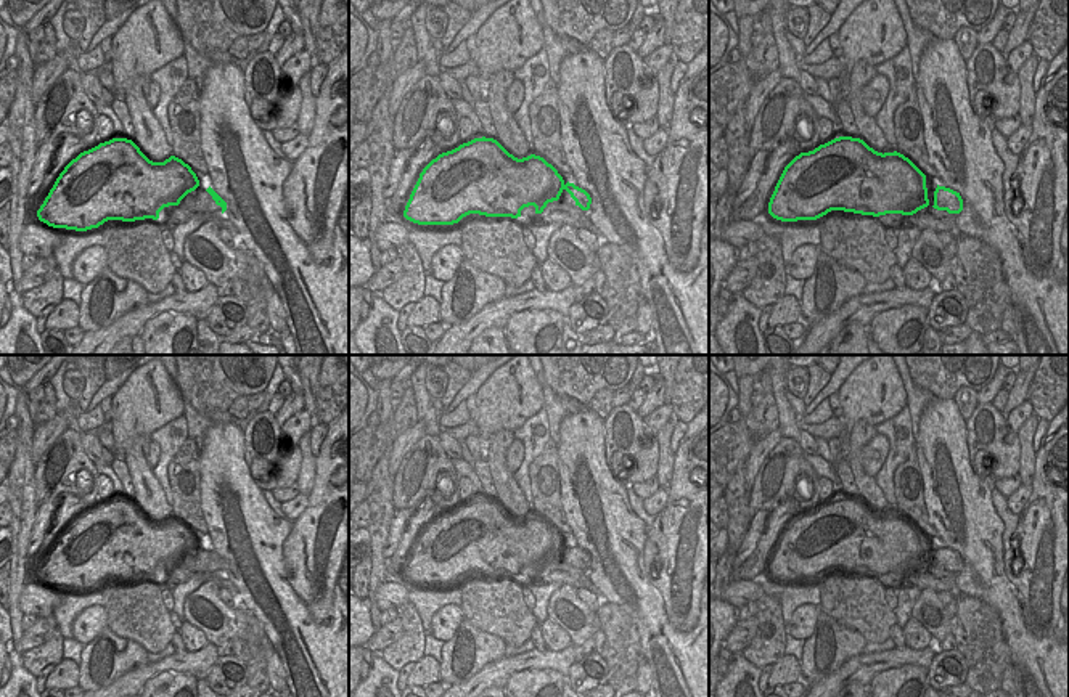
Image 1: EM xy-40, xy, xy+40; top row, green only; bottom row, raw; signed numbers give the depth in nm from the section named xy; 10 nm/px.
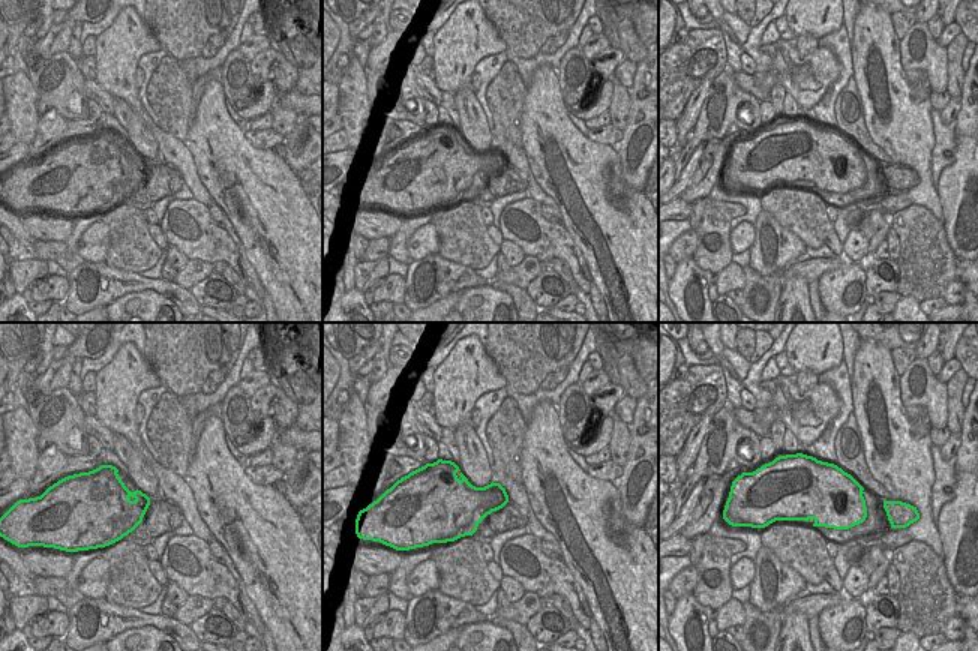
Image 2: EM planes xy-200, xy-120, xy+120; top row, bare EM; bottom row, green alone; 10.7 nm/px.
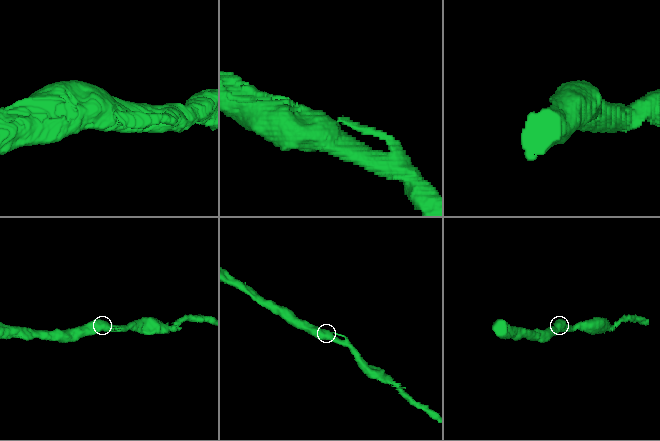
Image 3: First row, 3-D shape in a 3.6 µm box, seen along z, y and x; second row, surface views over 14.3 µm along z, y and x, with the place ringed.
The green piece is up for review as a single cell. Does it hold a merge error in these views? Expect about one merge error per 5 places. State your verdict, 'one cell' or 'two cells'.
one cell

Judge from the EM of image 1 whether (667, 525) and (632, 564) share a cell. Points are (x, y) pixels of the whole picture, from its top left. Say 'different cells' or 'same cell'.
different cells

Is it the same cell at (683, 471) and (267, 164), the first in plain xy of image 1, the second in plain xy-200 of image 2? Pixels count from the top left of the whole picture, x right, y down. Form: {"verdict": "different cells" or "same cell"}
{"verdict": "different cells"}

